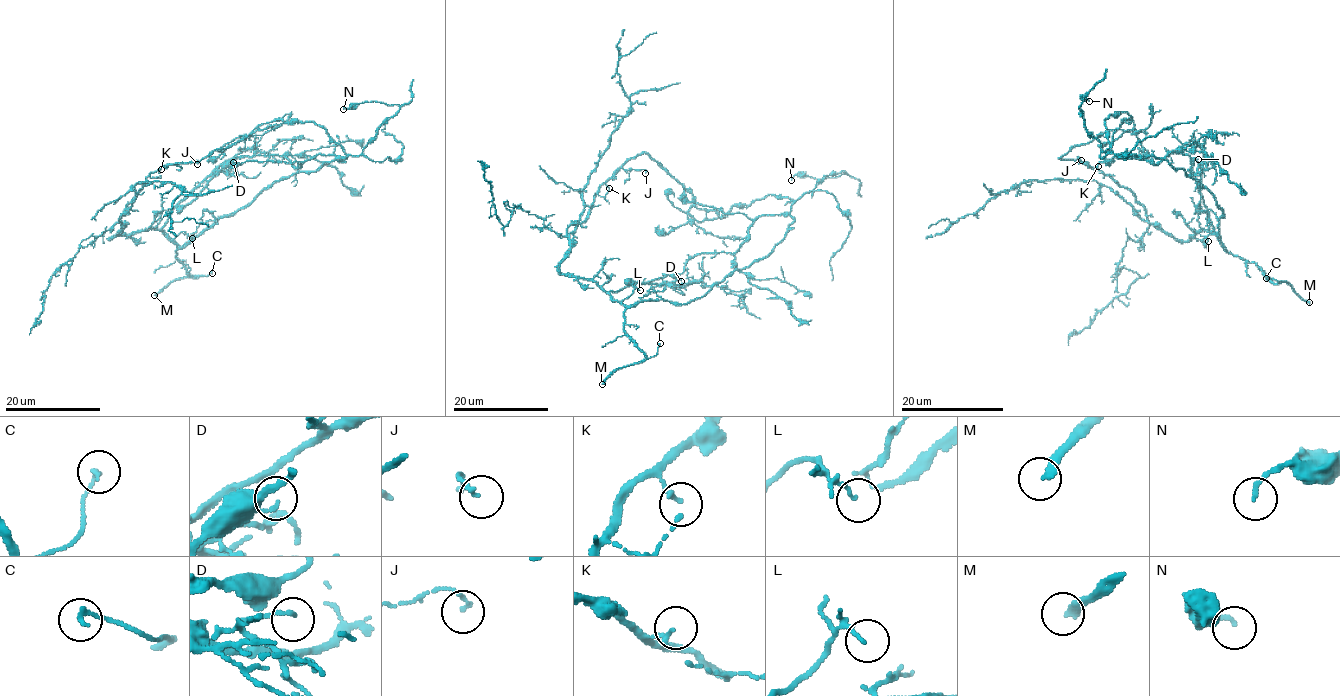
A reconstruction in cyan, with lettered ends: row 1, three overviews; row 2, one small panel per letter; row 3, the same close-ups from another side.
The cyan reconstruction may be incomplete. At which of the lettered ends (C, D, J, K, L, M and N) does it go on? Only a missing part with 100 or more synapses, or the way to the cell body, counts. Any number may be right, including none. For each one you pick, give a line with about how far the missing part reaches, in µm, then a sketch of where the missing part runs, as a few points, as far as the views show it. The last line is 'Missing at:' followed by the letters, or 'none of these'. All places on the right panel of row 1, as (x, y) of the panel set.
M: about 150 µm are missing
Missing at: M

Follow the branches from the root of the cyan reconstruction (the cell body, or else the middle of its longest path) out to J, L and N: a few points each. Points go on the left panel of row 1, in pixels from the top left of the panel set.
J: (180, 164), (174, 164), (193, 160), (197, 164)
L: (180, 164), (167, 164), (147, 178), (111, 238), (150, 229), (161, 229), (171, 238), (183, 231), (192, 238)
N: (180, 164), (199, 162), (277, 120), (316, 123), (347, 154), (359, 155), (399, 107), (371, 101), (343, 109)

